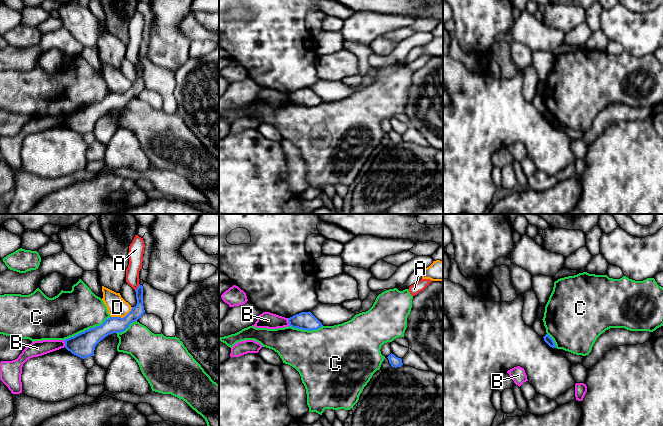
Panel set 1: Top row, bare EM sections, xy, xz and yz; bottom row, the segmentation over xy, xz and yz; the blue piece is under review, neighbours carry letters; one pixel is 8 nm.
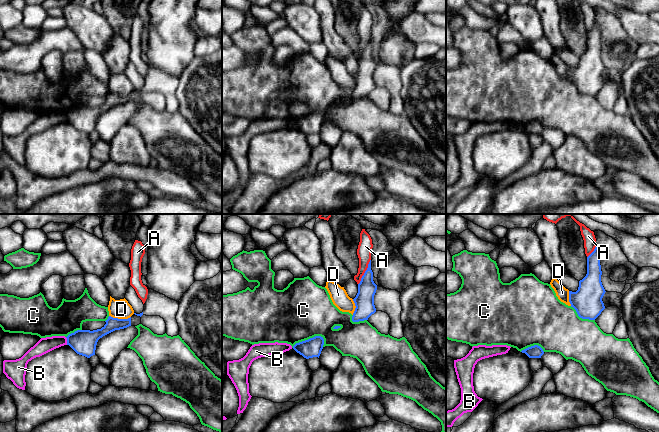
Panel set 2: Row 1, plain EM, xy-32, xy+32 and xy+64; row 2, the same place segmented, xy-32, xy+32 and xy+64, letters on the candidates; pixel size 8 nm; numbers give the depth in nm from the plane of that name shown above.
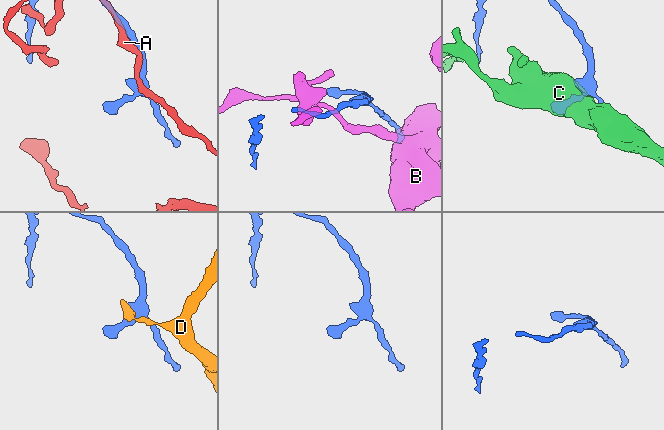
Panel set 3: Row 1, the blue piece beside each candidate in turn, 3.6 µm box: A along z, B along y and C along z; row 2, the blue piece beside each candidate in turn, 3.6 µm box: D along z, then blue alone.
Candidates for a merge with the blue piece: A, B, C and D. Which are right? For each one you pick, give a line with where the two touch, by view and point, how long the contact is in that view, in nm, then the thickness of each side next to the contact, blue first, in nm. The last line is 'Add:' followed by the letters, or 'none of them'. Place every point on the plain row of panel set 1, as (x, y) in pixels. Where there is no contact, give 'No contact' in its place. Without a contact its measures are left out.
Add: none of them

